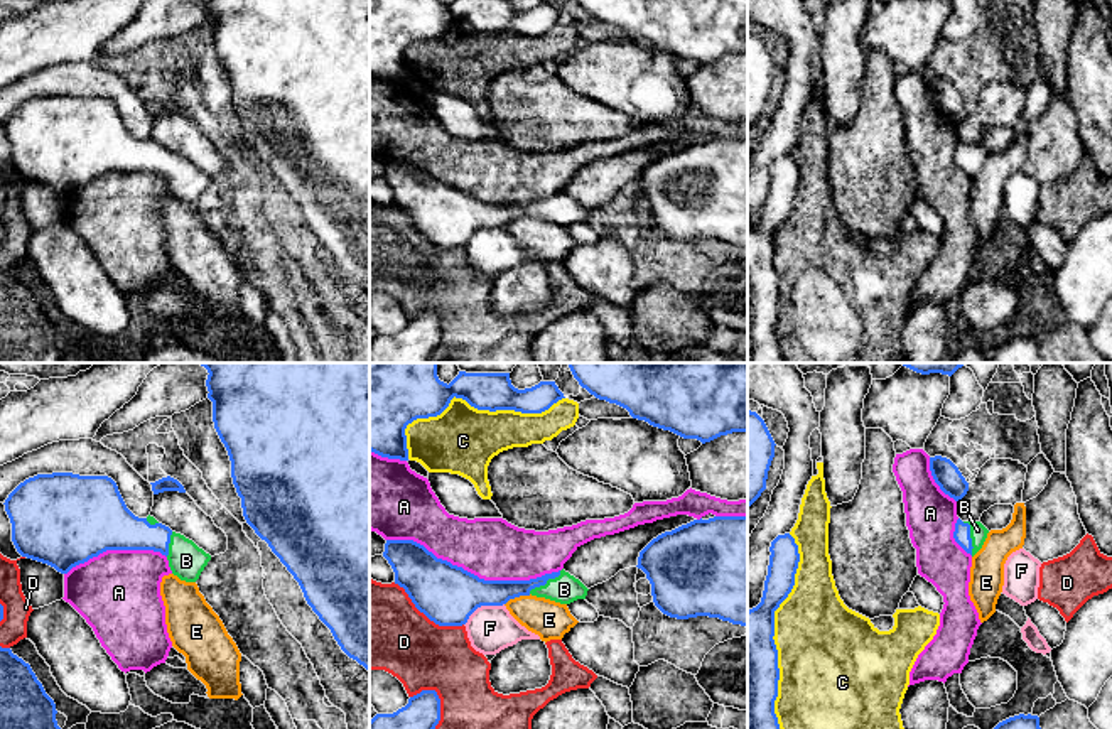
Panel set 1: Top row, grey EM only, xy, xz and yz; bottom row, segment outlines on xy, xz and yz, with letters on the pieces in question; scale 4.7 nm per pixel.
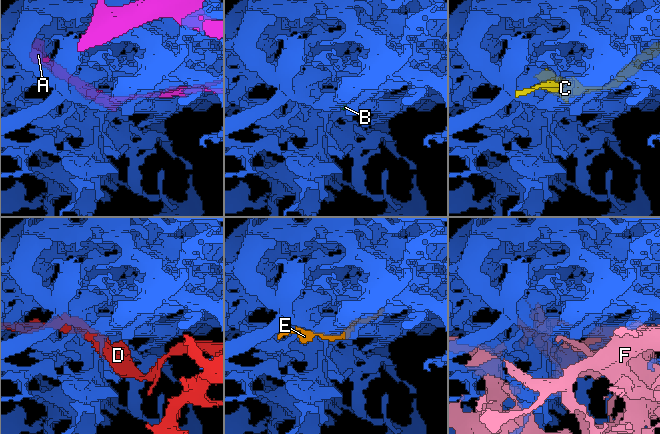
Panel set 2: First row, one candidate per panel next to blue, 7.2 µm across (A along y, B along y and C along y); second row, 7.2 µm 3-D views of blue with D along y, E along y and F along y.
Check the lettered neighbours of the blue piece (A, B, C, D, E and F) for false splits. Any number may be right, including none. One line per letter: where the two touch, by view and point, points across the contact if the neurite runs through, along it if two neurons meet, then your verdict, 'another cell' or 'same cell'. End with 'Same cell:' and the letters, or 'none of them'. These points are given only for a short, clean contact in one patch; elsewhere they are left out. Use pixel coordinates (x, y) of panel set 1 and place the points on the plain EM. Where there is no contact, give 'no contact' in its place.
A: xz (473, 196) | another cell
B: xz (545, 205) | across xz (495, 215), (545, 205), (564, 211) | same cell
C: yz (773, 257) | another cell
D: xz (426, 237) | another cell
E: xz (517, 218) | another cell
F: xz (481, 226) | another cell
Same cell: B

